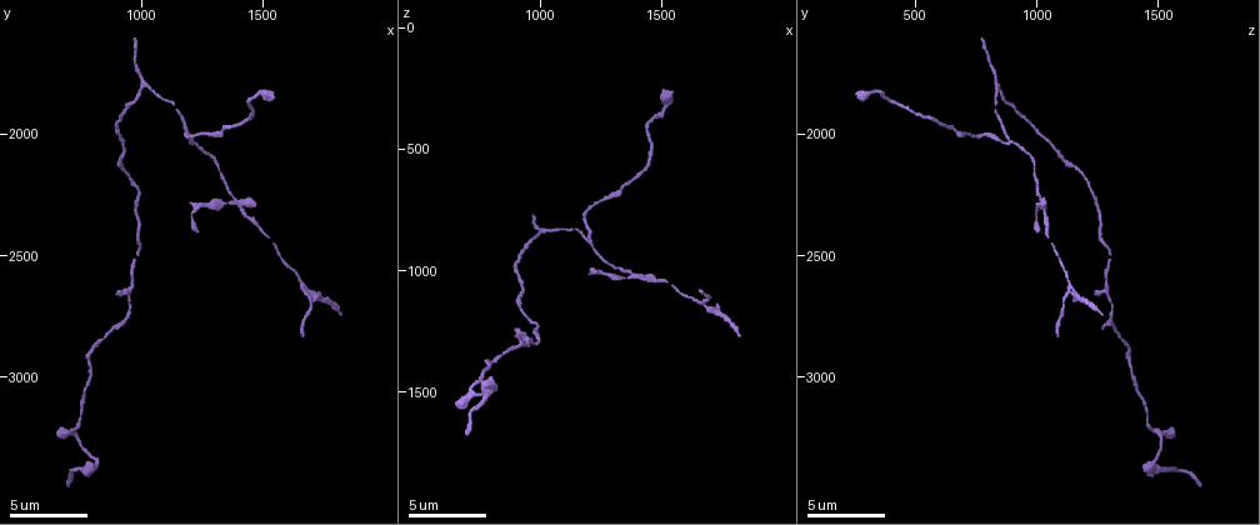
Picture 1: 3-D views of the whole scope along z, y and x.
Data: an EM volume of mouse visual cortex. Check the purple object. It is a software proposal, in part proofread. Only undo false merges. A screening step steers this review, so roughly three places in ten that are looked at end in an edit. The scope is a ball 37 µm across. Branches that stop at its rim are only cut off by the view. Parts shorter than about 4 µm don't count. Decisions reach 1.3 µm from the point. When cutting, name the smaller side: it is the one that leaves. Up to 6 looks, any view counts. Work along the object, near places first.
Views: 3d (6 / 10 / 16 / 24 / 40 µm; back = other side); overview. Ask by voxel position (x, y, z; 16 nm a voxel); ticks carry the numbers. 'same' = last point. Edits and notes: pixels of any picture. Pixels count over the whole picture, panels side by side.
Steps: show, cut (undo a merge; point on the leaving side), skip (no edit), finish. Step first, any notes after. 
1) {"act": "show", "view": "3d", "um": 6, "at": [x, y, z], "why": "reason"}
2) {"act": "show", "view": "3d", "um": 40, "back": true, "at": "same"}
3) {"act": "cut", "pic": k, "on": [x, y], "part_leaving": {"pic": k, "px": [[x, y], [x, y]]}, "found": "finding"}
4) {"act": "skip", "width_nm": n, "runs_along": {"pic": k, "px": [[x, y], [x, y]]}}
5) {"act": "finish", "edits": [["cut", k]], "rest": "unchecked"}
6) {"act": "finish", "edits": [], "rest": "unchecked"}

{"act": "show", "view": "3d", "um": 6, "at": [1390, 2290, 1030]}

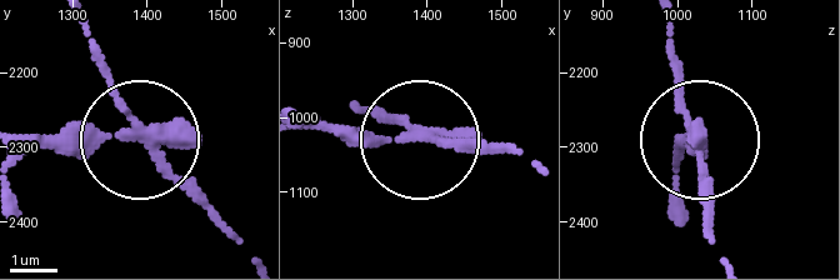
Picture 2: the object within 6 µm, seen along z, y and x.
{"act": "cut", "pic": 2, "on": [80, 146], "part_leaving": {"pic": 2, "px": [[150, 131], [71, 131], [23, 156]]}, "found": "two neurons meet here"}

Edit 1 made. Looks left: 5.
{"act": "show", "view": "3d", "um": 10, "at": [1040, 1810, 840], "why": "sudden change in width"}

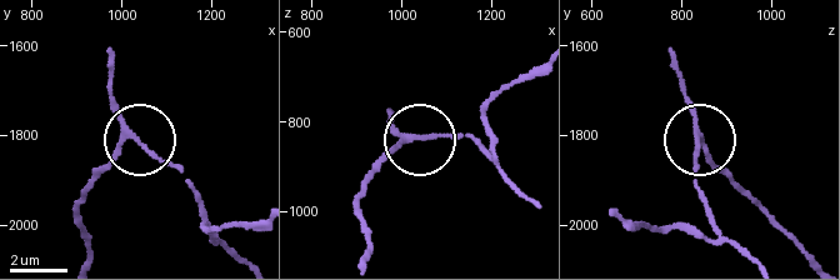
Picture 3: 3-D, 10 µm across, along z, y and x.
{"act": "skip", "arms": 3, "found": "one neuron here"}

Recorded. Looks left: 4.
{"act": "show", "view": "3d", "um": 16, "at": [1210, 2020, 840], "why": "side arm on a straight run"}

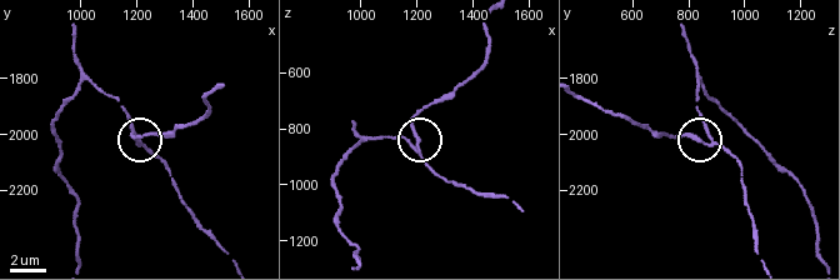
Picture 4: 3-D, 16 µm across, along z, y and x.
{"act": "cut", "pic": 4, "on": [414, 130], "width_nm": 170, "part_leaving": {"pic": 4, "px": [[418, 150], [418, 115], [483, 61], [484, 21]]}, "found": "a second neuron is stuck on"}

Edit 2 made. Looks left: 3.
{"act": "finish", "edits": [["cut", 2], ["cut", 4]], "rest": "unchecked"}

